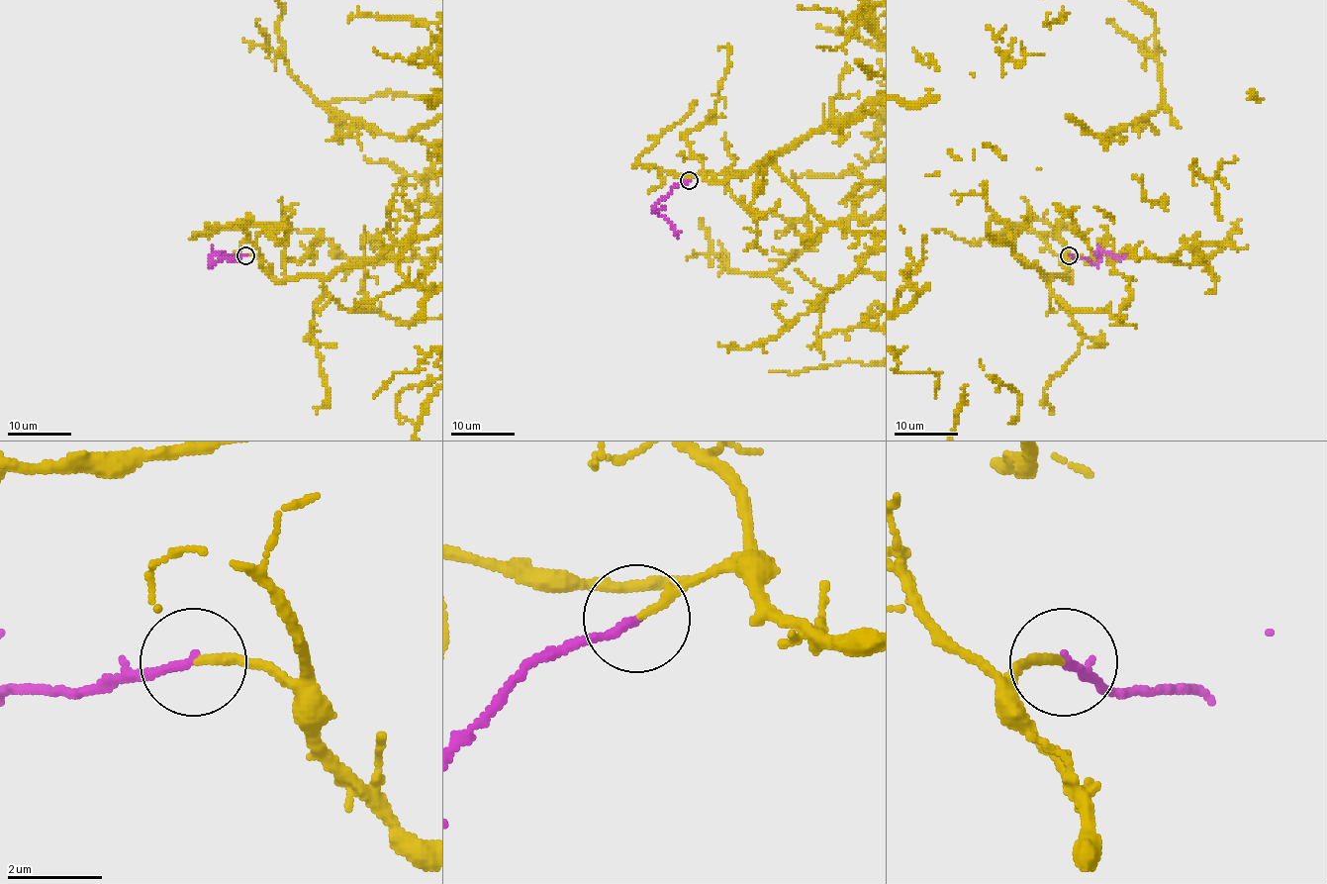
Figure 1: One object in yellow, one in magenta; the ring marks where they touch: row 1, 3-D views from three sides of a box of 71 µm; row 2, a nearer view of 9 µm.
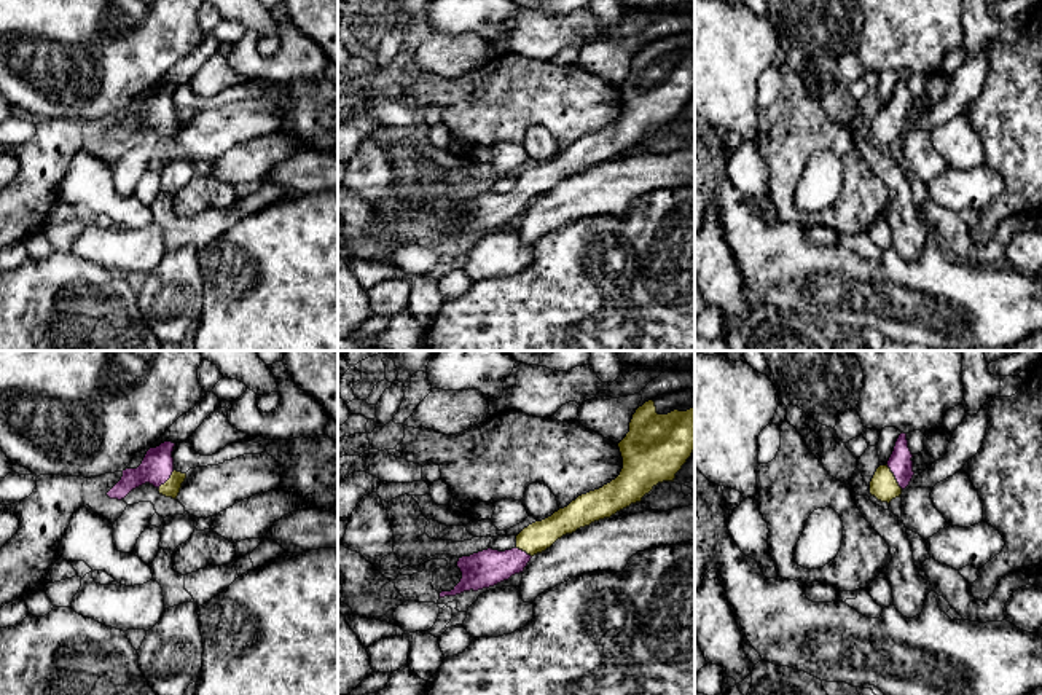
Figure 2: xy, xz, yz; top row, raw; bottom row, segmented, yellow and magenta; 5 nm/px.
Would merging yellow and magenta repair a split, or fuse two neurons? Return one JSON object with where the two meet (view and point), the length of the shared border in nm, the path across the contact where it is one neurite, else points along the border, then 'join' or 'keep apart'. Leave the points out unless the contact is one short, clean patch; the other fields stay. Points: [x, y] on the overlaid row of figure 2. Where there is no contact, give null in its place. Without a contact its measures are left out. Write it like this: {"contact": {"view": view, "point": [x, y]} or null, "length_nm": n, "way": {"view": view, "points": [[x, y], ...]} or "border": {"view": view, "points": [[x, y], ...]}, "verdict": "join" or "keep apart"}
{"contact": {"view": "yz", "point": [894, 477]}, "length_nm": 150, "way": {"view": "yz", "points": [[883, 485], [894, 477], [900, 464]]}, "verdict": "join"}

